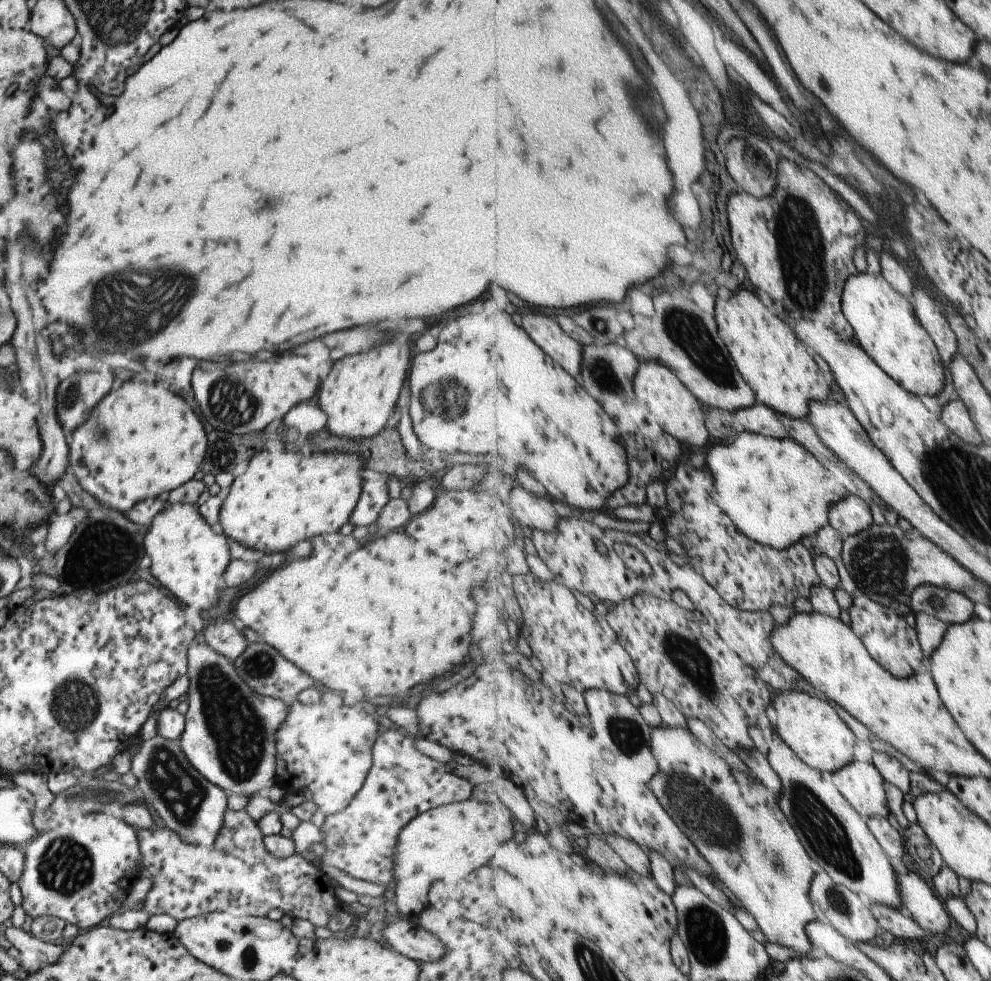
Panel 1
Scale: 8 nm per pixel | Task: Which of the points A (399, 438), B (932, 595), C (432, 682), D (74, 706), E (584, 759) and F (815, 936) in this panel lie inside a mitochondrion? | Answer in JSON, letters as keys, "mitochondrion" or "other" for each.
{"A":"other","B":"mitochondrion","C":"other","D":"mitochondrion","E":"other","F":"other"}

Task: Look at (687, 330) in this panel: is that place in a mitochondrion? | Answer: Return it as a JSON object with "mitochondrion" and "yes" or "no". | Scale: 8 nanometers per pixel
{"mitochondrion":"yes"}

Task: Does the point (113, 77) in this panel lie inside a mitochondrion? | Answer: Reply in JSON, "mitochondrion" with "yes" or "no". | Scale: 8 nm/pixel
{"mitochondrion":"no"}

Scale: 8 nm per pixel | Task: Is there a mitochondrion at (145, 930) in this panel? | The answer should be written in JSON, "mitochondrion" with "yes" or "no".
{"mitochondrion":"no"}

